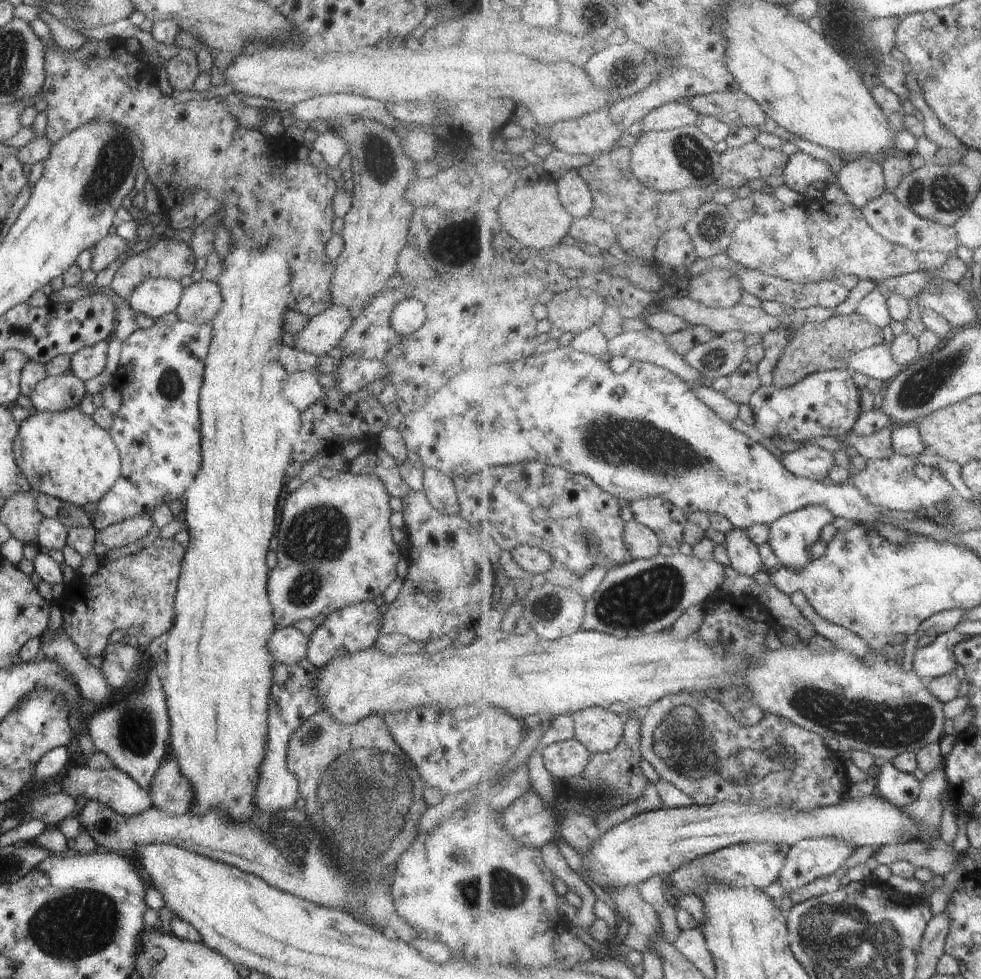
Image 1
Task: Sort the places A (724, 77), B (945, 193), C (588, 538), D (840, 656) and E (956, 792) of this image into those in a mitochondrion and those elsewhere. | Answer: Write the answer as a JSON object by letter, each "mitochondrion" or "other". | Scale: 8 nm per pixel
{"A":"other","B":"mitochondrion","C":"mitochondrion","D":"other","E":"other"}

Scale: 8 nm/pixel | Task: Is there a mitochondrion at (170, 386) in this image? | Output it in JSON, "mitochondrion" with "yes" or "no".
{"mitochondrion":"yes"}

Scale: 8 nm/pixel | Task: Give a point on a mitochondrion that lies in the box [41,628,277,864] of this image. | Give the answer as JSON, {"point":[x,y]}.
{"point":[136,736]}

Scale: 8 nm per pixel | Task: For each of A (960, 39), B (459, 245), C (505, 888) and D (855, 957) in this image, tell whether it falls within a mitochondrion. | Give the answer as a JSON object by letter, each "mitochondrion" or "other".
{"A":"mitochondrion","B":"mitochondrion","C":"mitochondrion","D":"mitochondrion"}

